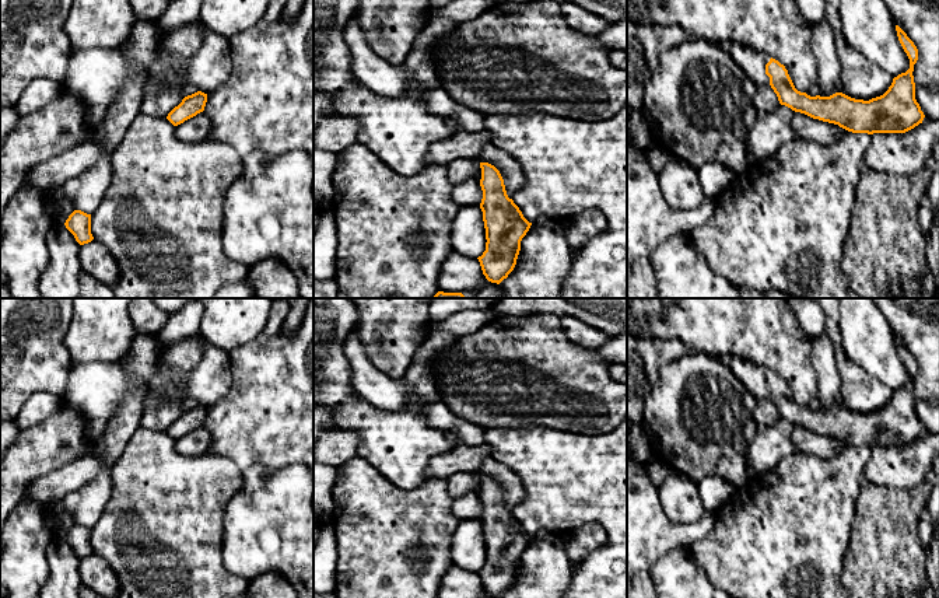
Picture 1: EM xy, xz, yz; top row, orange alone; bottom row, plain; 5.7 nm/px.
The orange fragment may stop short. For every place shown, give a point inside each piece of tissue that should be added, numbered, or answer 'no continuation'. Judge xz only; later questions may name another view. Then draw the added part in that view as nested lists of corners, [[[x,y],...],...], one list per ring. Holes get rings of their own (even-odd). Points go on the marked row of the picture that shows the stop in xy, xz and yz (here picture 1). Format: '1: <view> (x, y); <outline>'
no continuation

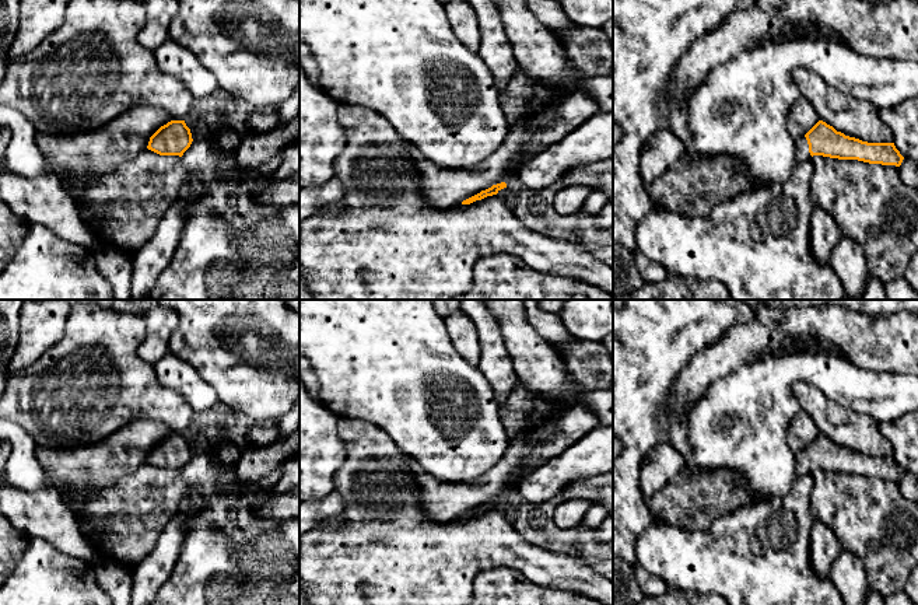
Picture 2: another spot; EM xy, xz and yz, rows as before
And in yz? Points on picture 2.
1: yz (802, 154); [[[806,137],[796,140],[795,146],[796,146],[796,154],[795,154],[796,164],[800,164],[812,158]]]

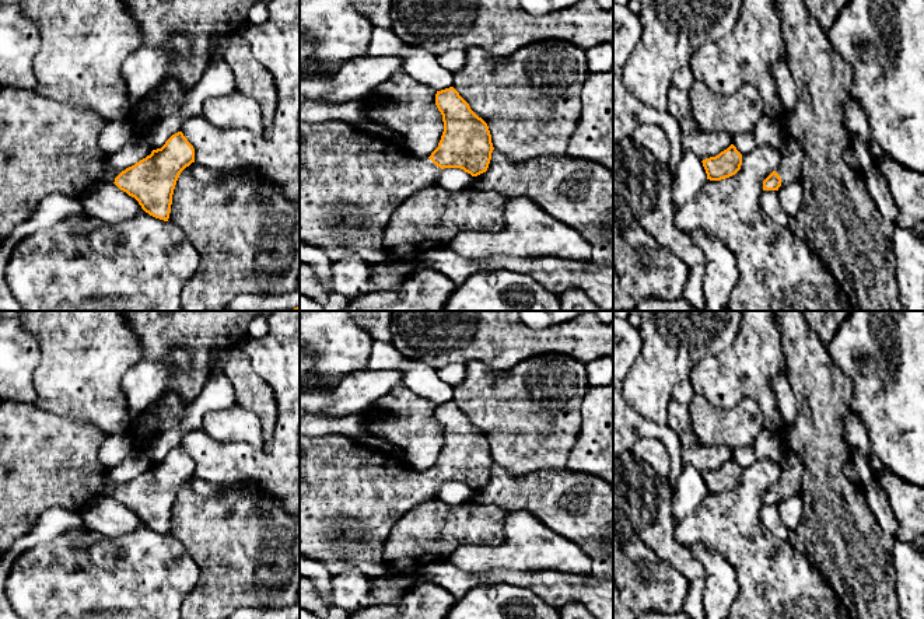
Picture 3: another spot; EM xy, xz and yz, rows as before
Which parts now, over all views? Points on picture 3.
1: yz (790, 165); [[[783,136],[780,146],[781,161],[776,172],[781,178],[781,186],[801,181],[801,167],[804,161],[804,150],[798,141]]]

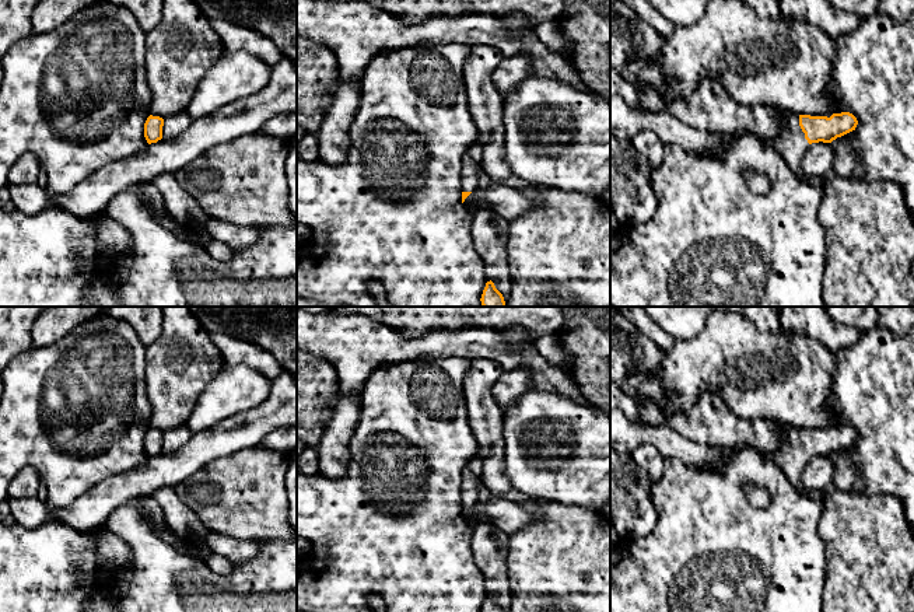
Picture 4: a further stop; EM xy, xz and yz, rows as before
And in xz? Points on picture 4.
no continuation

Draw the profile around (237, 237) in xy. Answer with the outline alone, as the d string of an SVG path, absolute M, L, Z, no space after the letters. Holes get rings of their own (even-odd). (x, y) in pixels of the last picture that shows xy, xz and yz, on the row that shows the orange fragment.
M210 218L202 230L210 237L210 239L221 241L234 251L252 245L260 235L259 225L235 225Z

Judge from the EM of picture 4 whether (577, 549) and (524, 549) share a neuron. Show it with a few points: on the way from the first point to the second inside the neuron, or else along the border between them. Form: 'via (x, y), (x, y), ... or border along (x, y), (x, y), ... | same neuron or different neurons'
via (564, 549), (536, 549) | same neuron

